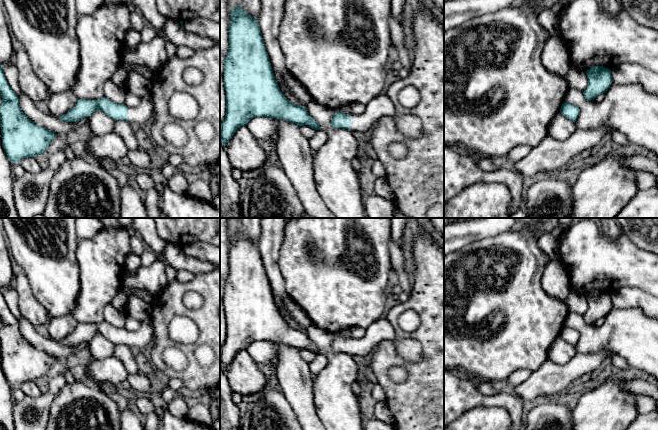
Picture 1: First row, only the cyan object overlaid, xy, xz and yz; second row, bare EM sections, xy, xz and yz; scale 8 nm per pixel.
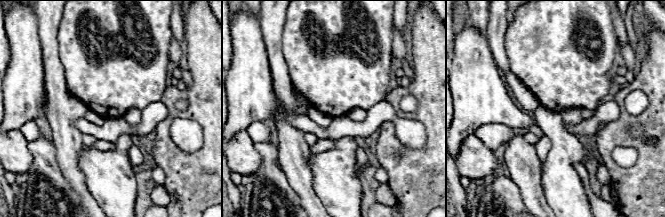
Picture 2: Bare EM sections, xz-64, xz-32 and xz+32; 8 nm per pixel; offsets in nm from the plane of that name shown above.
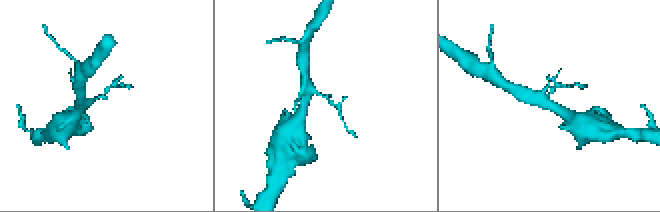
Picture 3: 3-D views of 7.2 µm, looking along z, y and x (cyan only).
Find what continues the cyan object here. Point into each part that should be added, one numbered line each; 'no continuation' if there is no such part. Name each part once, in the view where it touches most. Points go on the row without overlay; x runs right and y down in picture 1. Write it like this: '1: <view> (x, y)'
1: xz (380, 330)

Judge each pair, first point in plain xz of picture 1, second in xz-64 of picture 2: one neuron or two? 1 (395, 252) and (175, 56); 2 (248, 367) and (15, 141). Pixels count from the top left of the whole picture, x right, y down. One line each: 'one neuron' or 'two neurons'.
1: one neuron
2: one neuron

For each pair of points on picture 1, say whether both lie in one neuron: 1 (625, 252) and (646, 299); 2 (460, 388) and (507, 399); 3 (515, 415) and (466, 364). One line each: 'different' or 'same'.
1: different
2: same
3: different

